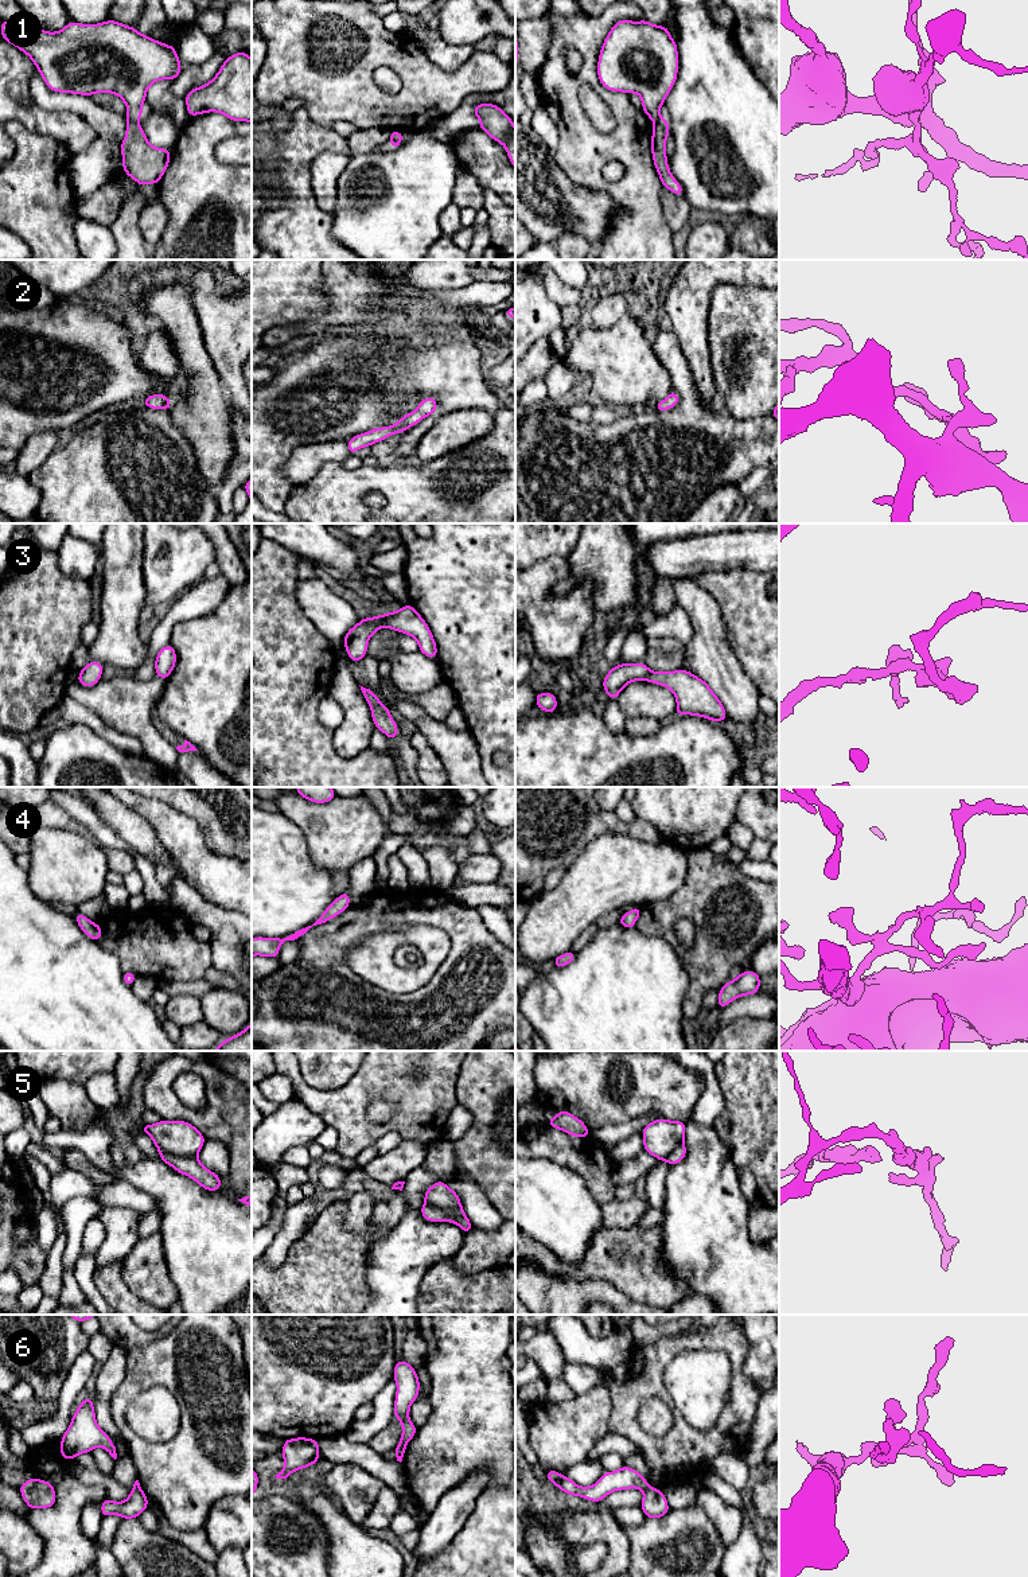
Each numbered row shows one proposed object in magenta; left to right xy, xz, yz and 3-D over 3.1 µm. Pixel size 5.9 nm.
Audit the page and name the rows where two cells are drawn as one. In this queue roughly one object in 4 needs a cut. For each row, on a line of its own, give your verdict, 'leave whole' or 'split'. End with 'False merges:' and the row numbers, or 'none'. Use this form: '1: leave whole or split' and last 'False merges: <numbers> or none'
1: split
2: leave whole
3: leave whole
4: leave whole
5: split
6: split
False merges: 1, 5, 6

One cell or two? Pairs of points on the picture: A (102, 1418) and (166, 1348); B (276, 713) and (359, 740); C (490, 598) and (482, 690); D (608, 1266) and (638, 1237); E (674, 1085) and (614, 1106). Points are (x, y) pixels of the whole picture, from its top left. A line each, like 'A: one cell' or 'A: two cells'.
A: two cells
B: two cells
C: one cell
D: one cell
E: one cell

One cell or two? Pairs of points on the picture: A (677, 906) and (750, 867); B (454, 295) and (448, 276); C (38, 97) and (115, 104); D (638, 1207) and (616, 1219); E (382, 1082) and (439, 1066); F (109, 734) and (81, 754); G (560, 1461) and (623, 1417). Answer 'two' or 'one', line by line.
A: two
B: two
C: two
D: one
E: one
F: two
G: two

